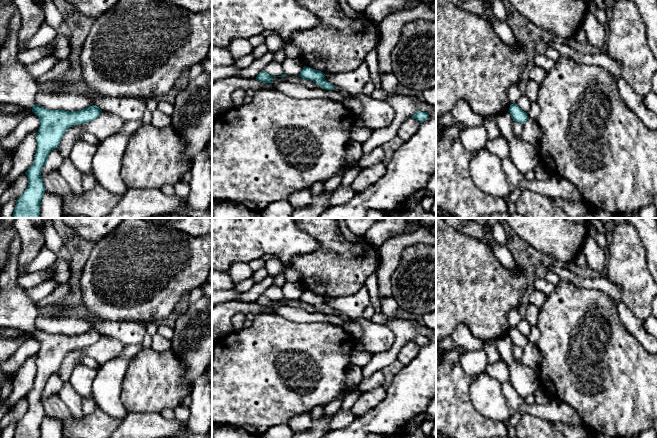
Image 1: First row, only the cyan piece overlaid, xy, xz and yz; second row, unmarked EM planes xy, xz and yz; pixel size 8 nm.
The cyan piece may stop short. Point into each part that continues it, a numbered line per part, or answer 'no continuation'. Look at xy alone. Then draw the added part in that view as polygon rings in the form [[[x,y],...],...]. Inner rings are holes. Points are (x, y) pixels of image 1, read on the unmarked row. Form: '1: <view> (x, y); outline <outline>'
1: xy (17, 310); outline [[[16,231],[7,264],[0,273],[0,328],[33,331],[38,317],[36,303],[17,282],[21,238]]]

